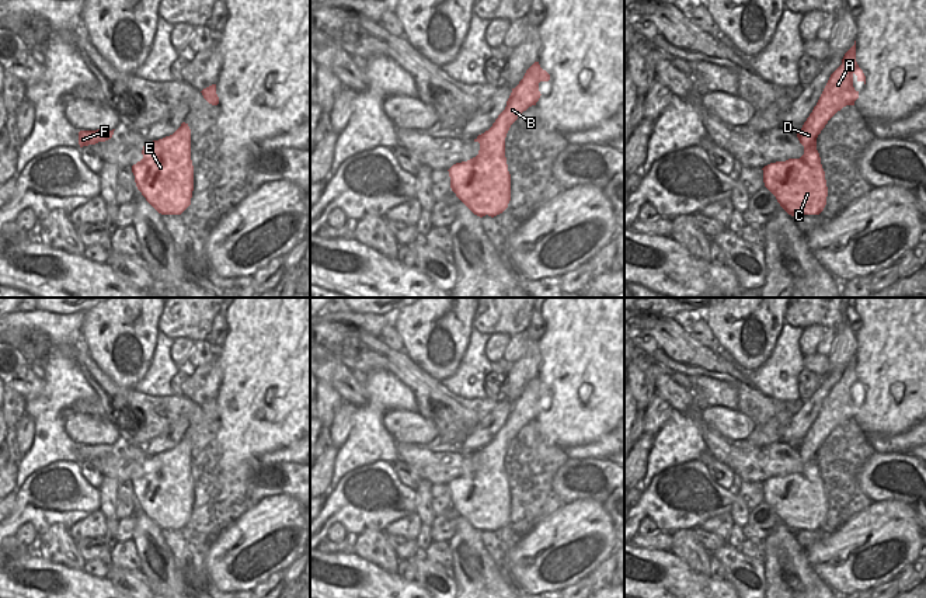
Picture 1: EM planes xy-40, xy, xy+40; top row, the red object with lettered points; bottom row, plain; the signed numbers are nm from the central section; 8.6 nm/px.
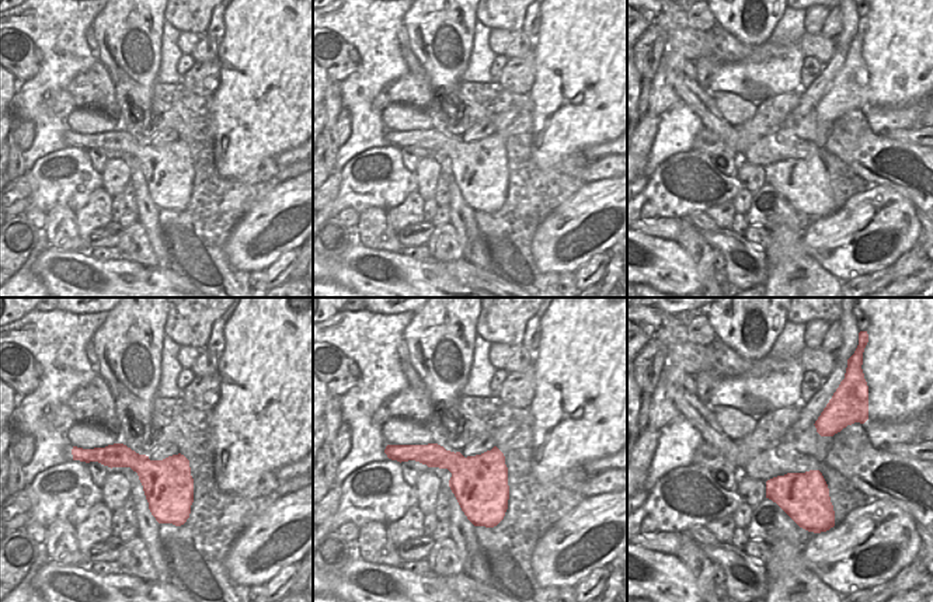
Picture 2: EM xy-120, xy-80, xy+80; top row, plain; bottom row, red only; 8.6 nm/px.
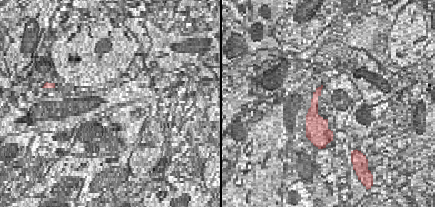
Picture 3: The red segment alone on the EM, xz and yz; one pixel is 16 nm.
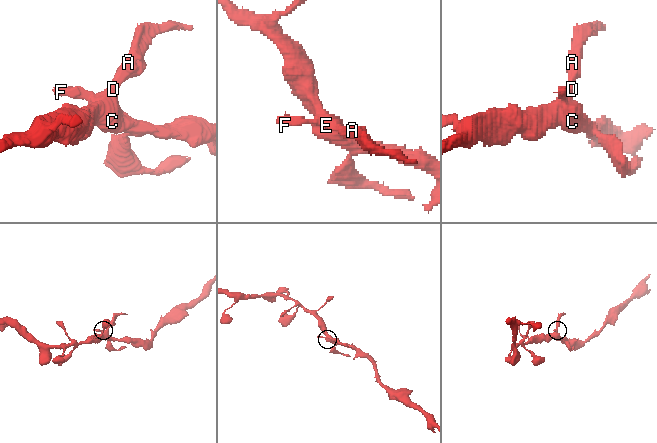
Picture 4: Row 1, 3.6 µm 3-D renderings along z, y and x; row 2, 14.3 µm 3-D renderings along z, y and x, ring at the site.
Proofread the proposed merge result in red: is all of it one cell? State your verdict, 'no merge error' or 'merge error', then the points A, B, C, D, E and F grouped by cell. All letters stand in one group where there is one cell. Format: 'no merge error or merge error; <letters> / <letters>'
no merge error; A B C D E F

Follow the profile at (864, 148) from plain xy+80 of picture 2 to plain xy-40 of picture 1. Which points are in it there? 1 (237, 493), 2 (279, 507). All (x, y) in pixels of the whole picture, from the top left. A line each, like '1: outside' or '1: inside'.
1: outside
2: outside

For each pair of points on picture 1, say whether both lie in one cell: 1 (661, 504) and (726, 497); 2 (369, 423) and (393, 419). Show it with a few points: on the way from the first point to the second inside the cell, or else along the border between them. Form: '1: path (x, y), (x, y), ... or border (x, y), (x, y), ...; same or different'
1: path (679, 510), (696, 514), (716, 510); same
2: border (413, 409), (383, 416), (396, 441); different

